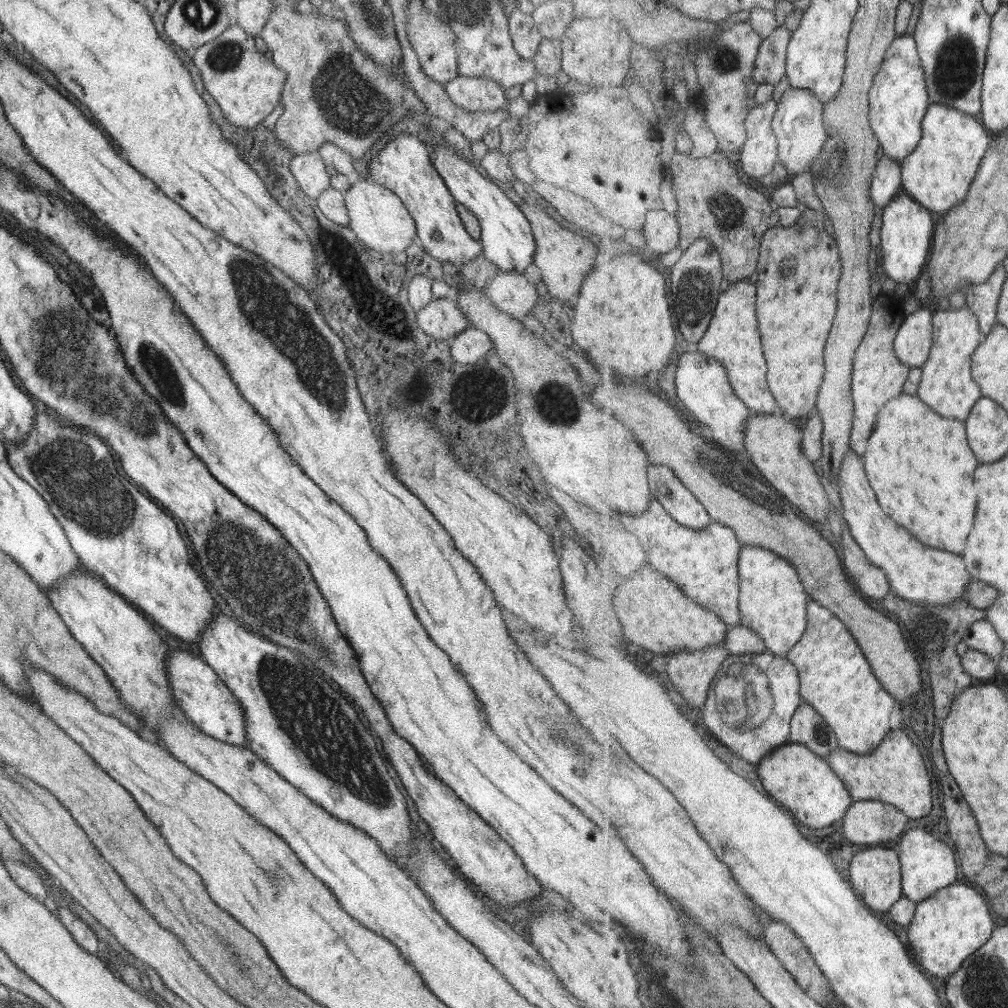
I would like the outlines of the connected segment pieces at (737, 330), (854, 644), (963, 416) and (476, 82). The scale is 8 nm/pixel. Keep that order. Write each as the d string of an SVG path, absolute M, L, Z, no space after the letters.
M750 279L732 283L721 296L720 308L717 308L717 314L711 324L711 328L708 330L708 335L699 343L699 350L708 353L714 359L720 360L728 368L737 393L755 411L788 416L787 412L784 411L784 407L782 407L782 404L775 396L770 382L768 382L770 366L765 352L763 331L760 328L759 294L760 286L758 286L758 283L751 282Z
M812 600L812 624L807 635L792 649L789 657L799 666L803 677L803 695L810 704L813 704L836 728L841 745L858 753L872 753L880 744L884 743L892 732L892 716L898 708L898 698L886 690L882 680L874 674L874 668L862 650L862 644L851 632L851 628L827 606Z
M968 305L960 307L960 309L938 310L935 314L935 328L935 348L932 351L931 360L924 367L919 396L940 414L967 421L980 400L985 398L983 386L974 375L973 361L976 351L988 339L988 334L983 332L983 324L976 311Z
M458 75L443 86L452 102L466 111L493 112L509 104L505 89L491 79Z

